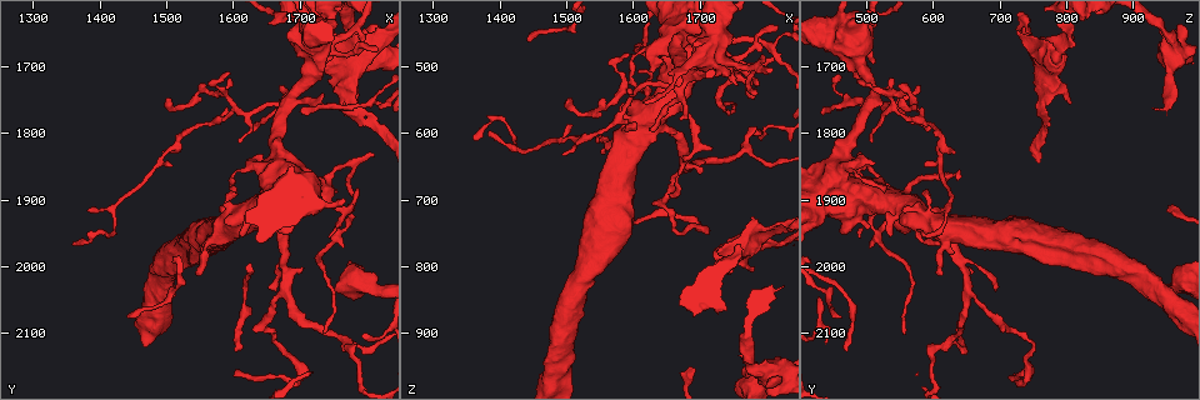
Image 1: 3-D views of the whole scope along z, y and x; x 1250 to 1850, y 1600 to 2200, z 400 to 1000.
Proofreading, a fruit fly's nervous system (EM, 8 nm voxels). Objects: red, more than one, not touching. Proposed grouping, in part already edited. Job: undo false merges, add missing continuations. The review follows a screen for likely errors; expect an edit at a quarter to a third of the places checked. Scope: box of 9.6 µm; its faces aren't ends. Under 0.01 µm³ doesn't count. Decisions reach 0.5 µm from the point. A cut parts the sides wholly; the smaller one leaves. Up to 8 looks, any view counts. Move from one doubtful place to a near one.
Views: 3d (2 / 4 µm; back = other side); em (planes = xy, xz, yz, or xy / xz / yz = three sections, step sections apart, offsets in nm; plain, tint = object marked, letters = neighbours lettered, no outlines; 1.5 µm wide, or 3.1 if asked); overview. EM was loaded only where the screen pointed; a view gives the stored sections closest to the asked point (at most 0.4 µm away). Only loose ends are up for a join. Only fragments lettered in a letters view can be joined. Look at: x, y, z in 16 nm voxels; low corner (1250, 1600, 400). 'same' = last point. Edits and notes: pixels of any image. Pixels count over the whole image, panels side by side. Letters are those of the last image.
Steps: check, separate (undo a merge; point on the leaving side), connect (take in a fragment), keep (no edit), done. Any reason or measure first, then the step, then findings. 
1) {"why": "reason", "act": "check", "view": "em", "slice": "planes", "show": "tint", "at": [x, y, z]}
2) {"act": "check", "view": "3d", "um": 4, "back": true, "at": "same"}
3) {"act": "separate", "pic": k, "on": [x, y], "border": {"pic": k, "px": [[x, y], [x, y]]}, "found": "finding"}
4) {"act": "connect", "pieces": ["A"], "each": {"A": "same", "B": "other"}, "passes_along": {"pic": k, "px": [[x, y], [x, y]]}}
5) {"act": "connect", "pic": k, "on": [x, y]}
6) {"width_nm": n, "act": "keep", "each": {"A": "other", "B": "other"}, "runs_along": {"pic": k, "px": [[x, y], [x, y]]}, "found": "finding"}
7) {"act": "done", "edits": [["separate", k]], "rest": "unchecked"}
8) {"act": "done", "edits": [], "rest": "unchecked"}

{"why": "thin end", "act": "check", "view": "3d", "um": 2, "at": [1595, 1710, 485]}

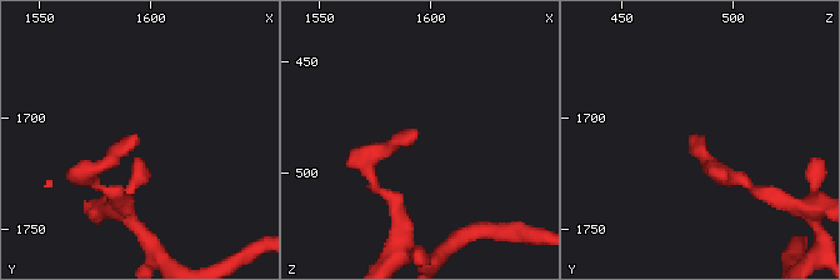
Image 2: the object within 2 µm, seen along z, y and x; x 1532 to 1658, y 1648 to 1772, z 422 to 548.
{"act": "check", "view": "em", "slice": "planes", "show": "letters", "at": [1593, 1706, 482]}

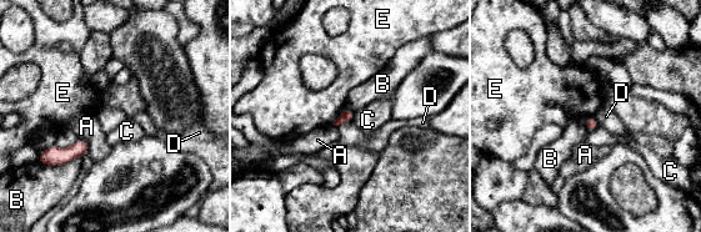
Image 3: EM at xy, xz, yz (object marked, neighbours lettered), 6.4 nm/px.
{"act": "keep", "each": {"A": "other", "B": "other", "C": "other", "D": "other", "E": "other"}, "border": {"pic": 3, "px": [[345, 106], [331, 124]]}, "found": "no lettered fragment goes on from it"}

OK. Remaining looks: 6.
{"why": "thick end", "act": "check", "view": "3d", "um": 4, "at": [1780, 1755, 805]}

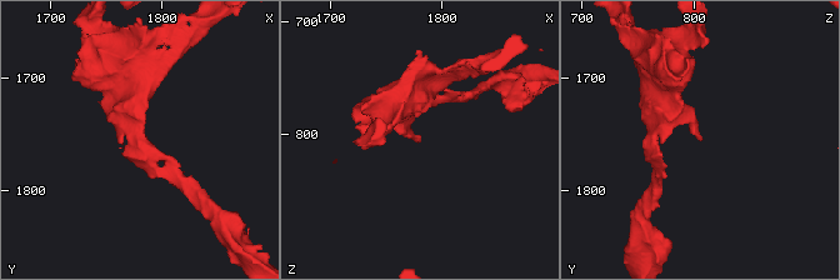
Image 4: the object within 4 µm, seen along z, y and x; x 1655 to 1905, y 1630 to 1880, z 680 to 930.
{"why": "shape alone is not enough", "act": "check", "view": "em", "slice": "xz", "step": 8, "show": "tint", "at": [1780, 1754, 808]}

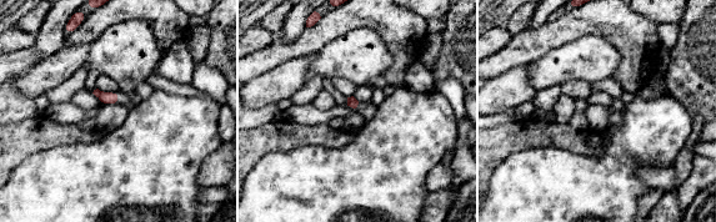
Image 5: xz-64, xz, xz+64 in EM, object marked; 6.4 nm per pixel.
{"why": "another direction", "act": "check", "view": "em", "slice": "planes", "show": "letters", "at": "same"}

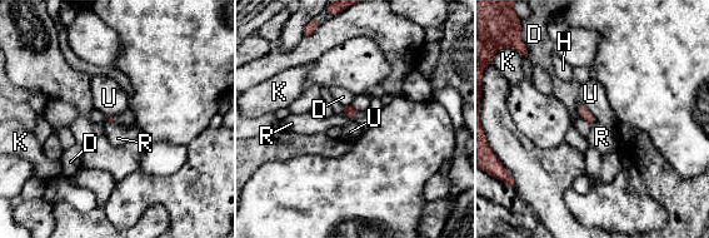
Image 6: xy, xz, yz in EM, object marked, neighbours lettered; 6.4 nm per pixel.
{"longest_contact_nm": ["U", 130], "act": "keep", "each": {"D": "other", "H": "other", "K": "other", "R": "other", "U": "other"}, "border": {"pic": 6, "px": [[579, 103], [593, 115]]}, "found": "none of them fits"}

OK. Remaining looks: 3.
{"why": "thin end", "act": "check", "view": "em", "slice": "planes", "show": "letters", "at": [1760, 1765, 935]}

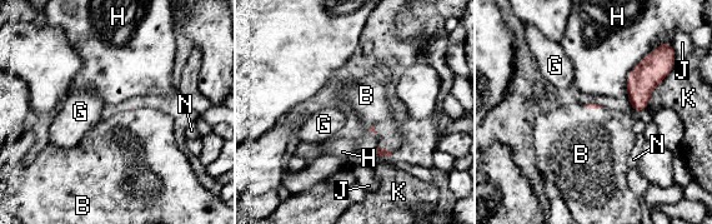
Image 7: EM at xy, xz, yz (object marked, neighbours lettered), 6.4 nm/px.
{"act": "connect", "pieces": ["B"], "each": {"B": "same", "G": "other", "H": "other", "J": "other", "K": "other", "N": "other"}, "passes_along": {"pic": 7, "px": [[380, 152], [385, 149], [375, 112]]}, "found": "the cell continues"}

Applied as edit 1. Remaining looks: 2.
{"act": "done", "edits": [["connect", 7]], "rest": "unchecked"}

